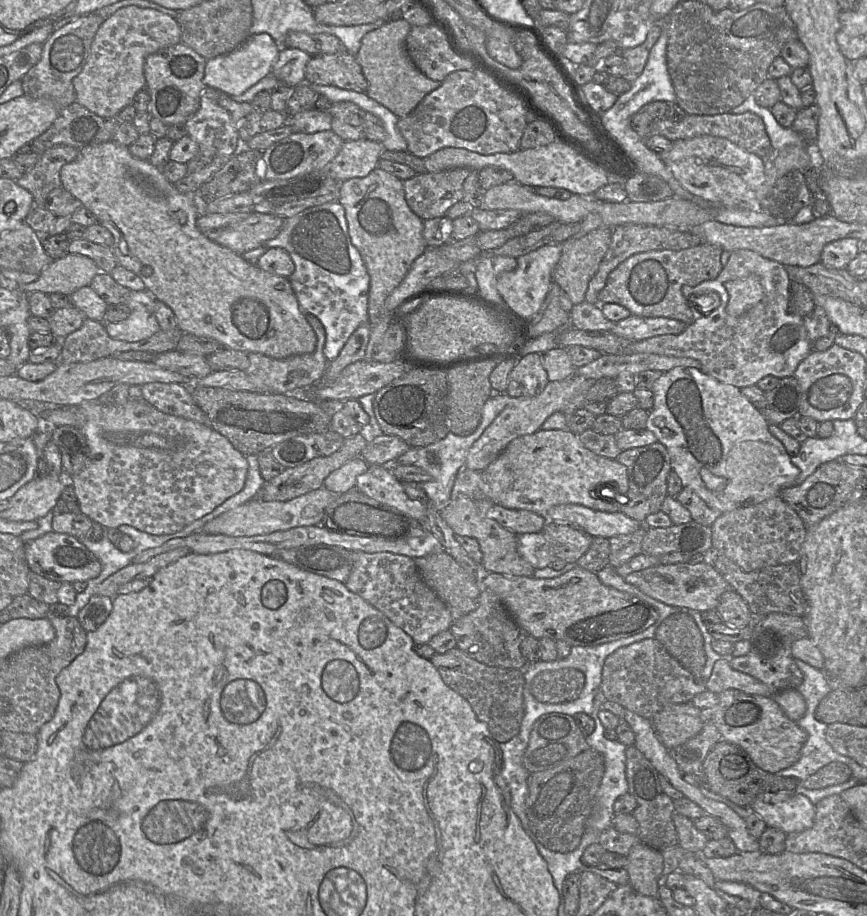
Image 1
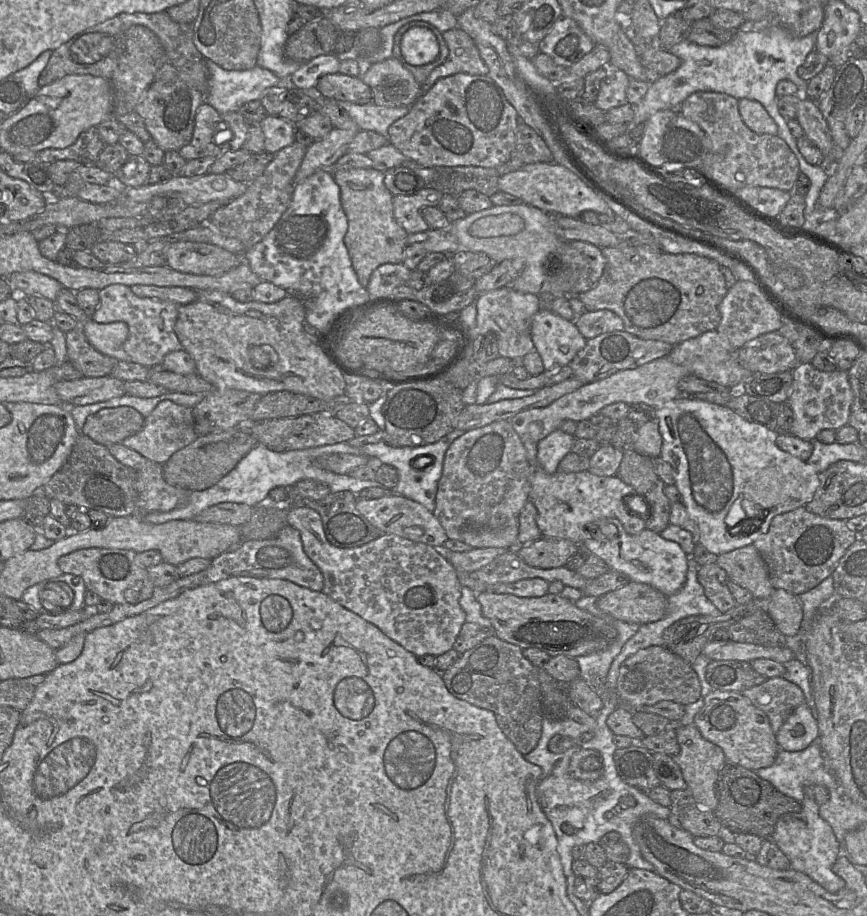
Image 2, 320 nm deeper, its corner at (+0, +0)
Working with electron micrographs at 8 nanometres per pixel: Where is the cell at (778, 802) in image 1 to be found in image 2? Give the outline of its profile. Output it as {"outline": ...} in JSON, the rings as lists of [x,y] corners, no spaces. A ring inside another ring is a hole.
{"outline":[[[805,786],[800,812],[785,814],[777,821],[771,840],[787,856],[792,869],[808,875],[825,890],[835,893],[845,886],[844,880],[832,871],[833,864],[842,853],[842,846],[831,826],[820,817],[819,805],[813,794],[814,786]]]}

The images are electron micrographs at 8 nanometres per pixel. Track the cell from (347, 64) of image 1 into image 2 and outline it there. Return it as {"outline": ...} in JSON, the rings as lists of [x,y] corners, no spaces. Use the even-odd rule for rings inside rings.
{"outline":[[[340,72],[326,74],[319,78],[315,88],[325,99],[356,105],[372,103],[372,91],[360,76],[348,76]]]}

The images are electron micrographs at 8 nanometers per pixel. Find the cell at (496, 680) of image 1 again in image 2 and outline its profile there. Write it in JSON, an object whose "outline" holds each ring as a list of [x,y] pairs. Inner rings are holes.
{"outline":[[[491,635],[459,659],[442,674],[448,691],[458,699],[494,713],[503,734],[524,756],[538,744],[542,733],[543,705],[538,669],[523,655],[519,646]]]}

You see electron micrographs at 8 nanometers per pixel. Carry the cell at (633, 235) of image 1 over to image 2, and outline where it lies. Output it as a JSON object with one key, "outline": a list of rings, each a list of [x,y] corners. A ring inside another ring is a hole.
{"outline":[[[571,240],[561,244],[547,257],[543,264],[544,273],[560,285],[566,296],[578,296],[596,287],[606,265],[602,249],[592,243]]]}

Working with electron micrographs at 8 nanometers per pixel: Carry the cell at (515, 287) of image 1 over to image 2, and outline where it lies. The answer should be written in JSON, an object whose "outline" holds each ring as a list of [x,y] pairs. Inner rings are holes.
{"outline":[[[543,307],[532,319],[531,337],[549,373],[569,365],[587,342],[575,323]]]}

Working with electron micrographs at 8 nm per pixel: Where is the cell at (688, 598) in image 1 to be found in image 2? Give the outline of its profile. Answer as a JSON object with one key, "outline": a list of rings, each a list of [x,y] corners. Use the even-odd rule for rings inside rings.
{"outline":[[[628,582],[597,598],[597,607],[610,618],[638,625],[655,622],[667,613],[667,599],[654,587]]]}

